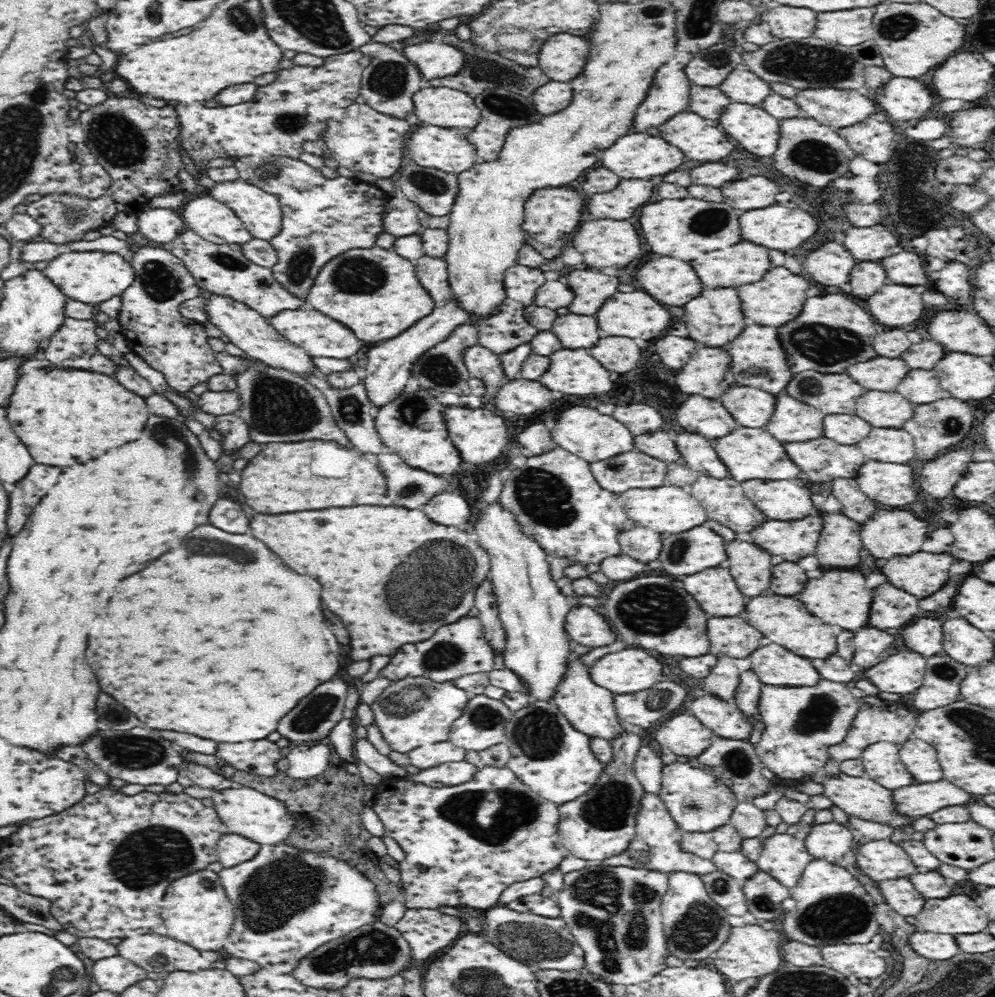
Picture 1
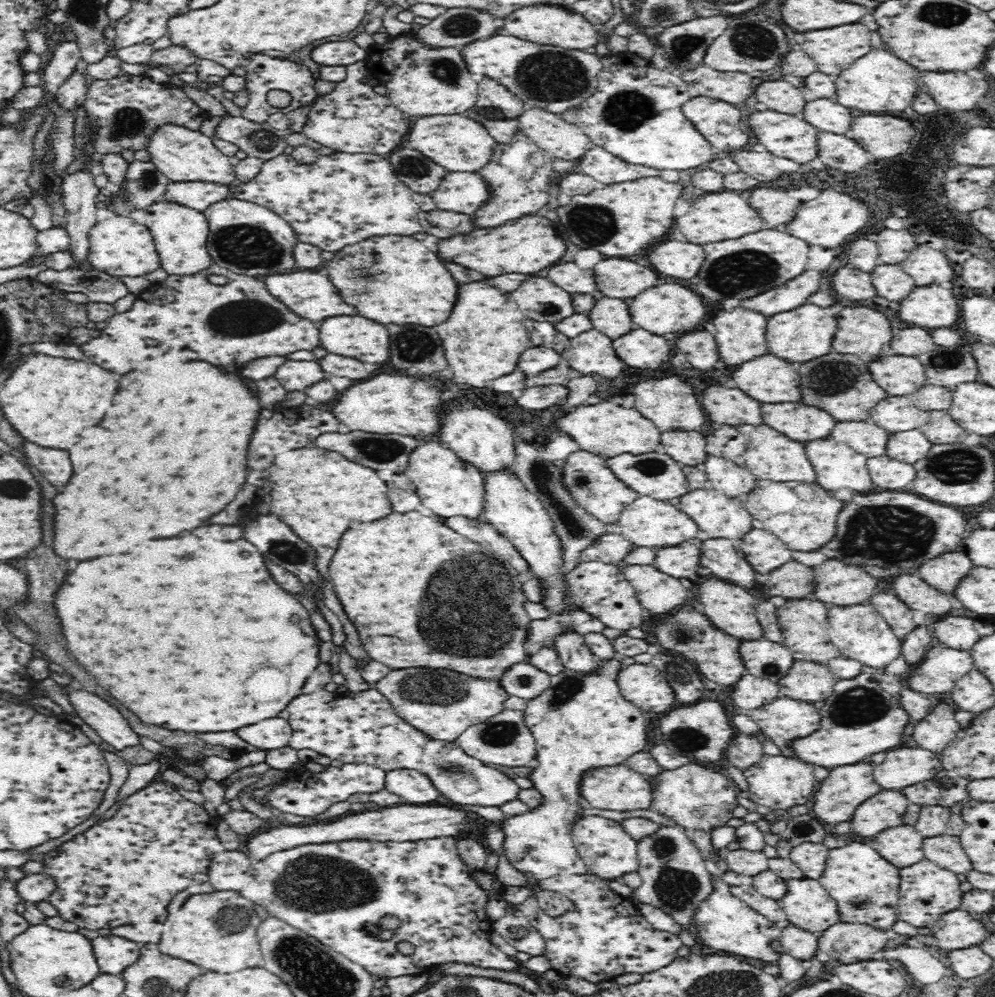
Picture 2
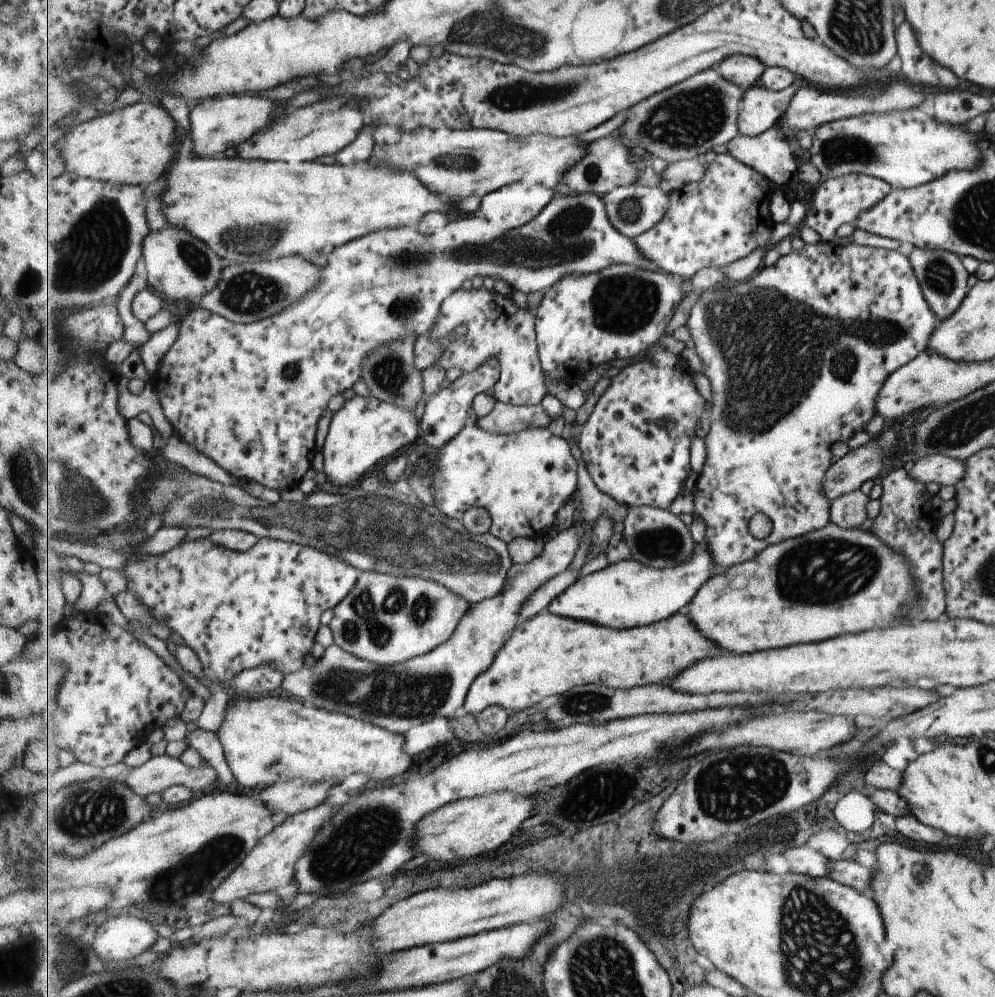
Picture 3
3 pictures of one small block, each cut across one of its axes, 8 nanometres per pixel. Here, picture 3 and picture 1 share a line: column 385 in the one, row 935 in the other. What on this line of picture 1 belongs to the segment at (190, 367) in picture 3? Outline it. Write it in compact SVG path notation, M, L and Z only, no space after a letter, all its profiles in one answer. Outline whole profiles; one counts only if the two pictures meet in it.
M278 843L260 845L254 858L223 868L219 881L234 905L235 921L223 949L230 957L257 962L261 968L288 974L319 946L361 929L363 926L380 921L383 907L374 882L342 861L331 852L310 852L296 846Z

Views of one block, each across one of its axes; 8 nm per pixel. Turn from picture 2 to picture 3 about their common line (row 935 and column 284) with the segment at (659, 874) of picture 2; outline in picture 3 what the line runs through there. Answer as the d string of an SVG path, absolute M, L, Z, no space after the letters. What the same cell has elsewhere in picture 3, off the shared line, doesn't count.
M574 419L570 427L570 440L568 439L567 442L571 444L571 452L573 452L573 456L577 458L577 464L579 464L579 483L577 484L579 510L577 512L580 521L576 522L575 520L569 528L559 531L555 538L546 541L543 552L535 560L531 560L529 564L523 564L523 566L512 564L511 570L505 576L507 584L501 588L499 596L487 598L477 602L477 604L473 603L472 610L469 610L469 614L461 620L460 625L457 626L456 633L447 642L440 644L429 654L412 658L400 665L391 666L381 666L380 664L357 658L357 656L345 652L343 648L333 643L333 646L323 649L323 655L318 661L315 660L313 666L310 668L309 666L304 666L301 670L297 670L297 674L286 676L281 686L282 692L287 692L294 698L301 698L307 704L321 708L321 710L341 712L341 714L349 715L351 718L361 718L363 722L373 722L373 724L385 727L385 730L391 730L399 734L405 734L416 726L431 722L437 716L453 720L464 708L473 682L493 666L497 654L505 648L505 642L512 636L513 630L520 625L520 614L521 610L525 608L525 602L529 602L529 598L533 598L533 594L537 594L537 590L541 590L541 586L545 586L551 578L555 578L557 574L563 574L573 564L573 560L575 560L575 556L579 552L579 537L593 532L595 522L599 520L601 514L609 514L615 520L615 523L625 522L625 518L629 514L629 507L626 504L613 500L611 496L603 494L595 486L595 482L593 482L593 478L591 478L591 474L589 474L586 464L582 460L580 447L573 441L574 439L577 440L580 432L580 428L575 426Z

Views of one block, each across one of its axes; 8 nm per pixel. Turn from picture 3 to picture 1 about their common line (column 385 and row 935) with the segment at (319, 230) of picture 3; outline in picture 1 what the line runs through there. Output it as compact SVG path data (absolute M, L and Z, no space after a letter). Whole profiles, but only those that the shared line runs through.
M208 869L194 872L186 878L178 878L168 886L162 906L162 916L180 916L180 918L164 918L166 936L186 942L195 949L198 948L200 952L206 950L221 952L233 929L235 910L219 881L219 873Z

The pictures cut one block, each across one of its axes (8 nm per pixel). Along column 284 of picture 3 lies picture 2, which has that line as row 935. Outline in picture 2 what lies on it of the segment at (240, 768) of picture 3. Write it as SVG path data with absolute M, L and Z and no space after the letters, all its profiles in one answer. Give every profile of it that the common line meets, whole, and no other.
M734 840L726 847L726 850L722 850L720 854L717 853L717 861L710 866L711 888L713 889L695 908L693 925L696 932L698 932L697 935L702 938L704 946L722 950L722 952L729 952L731 955L740 954L740 956L748 956L748 958L774 962L784 953L780 942L782 925L756 912L742 899L734 896L730 891L730 885L722 881L722 874L728 872L726 854L728 854L728 851L738 850L738 848L740 849L740 846Z

